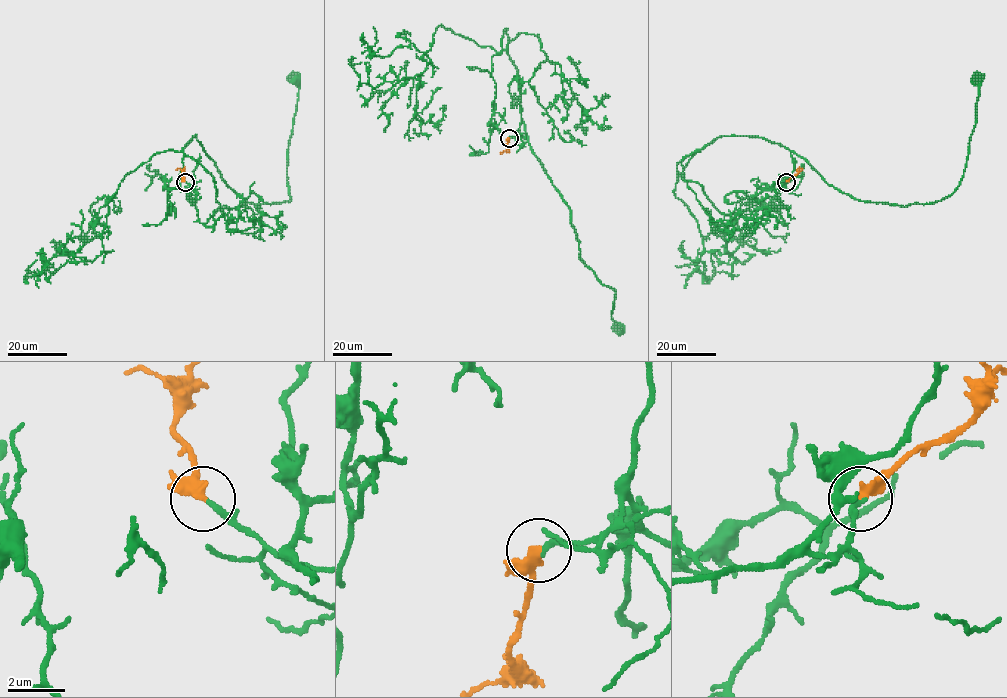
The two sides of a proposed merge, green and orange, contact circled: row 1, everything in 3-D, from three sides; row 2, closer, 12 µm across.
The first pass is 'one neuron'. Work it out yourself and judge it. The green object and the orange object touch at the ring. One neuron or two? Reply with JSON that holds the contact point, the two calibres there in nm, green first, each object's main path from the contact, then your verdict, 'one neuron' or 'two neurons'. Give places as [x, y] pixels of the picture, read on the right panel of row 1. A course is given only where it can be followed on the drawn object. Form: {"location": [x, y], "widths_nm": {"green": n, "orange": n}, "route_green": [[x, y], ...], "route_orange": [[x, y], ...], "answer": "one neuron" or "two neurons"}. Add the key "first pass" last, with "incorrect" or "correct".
{"location": [786, 182], "widths_nm": {"green": 200, "orange": 440}, "route_green": [[786, 182], [718, 226], [681, 163], [756, 136], [856, 199], [931, 204], [964, 173], [976, 78]], "route_orange": [[786, 182], [802, 169]], "answer": "one neuron", "first pass": "correct"}

